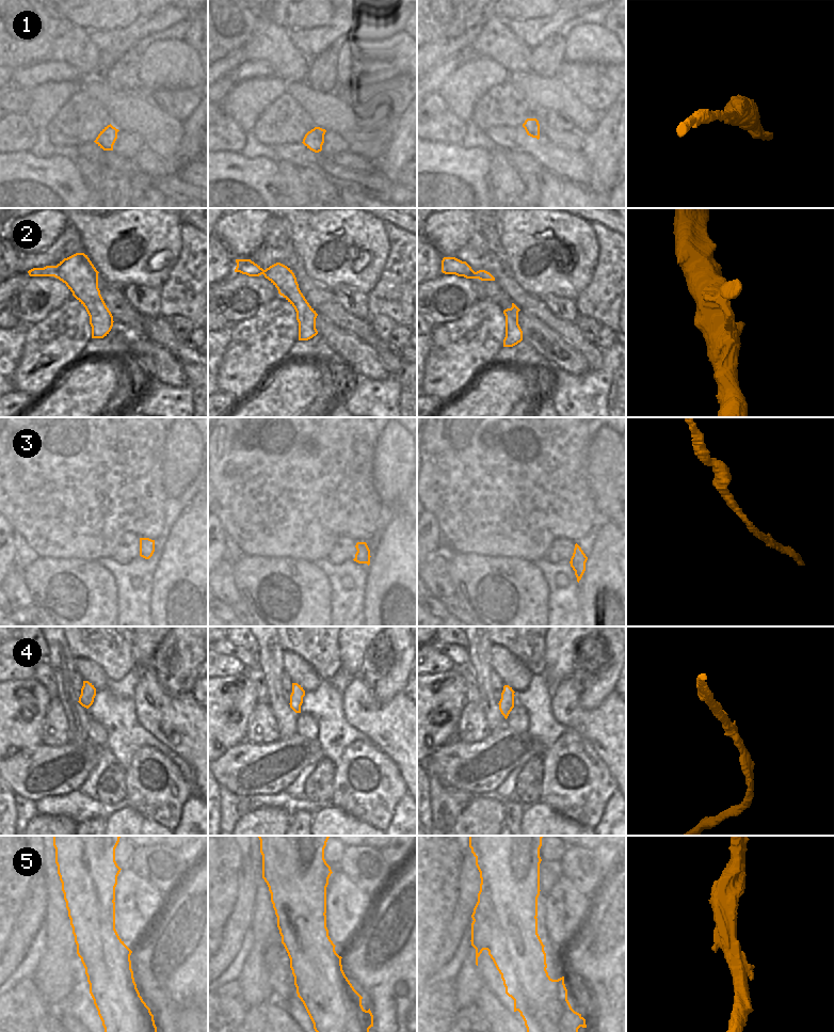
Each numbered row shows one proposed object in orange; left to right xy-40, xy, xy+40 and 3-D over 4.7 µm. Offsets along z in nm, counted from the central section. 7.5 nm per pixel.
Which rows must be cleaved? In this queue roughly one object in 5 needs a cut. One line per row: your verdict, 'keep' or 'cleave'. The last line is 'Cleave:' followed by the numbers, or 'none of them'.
1: keep
2: keep
3: keep
4: keep
5: keep
Cleave: none of them

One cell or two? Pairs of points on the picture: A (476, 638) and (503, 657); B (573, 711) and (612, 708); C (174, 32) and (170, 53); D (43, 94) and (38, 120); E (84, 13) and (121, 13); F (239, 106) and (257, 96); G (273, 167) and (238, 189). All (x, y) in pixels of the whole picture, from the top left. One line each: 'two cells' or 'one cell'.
A: two cells
B: one cell
C: two cells
D: one cell
E: one cell
F: one cell
G: one cell

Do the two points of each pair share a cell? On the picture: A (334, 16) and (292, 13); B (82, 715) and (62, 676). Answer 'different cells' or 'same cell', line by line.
A: same cell
B: same cell

